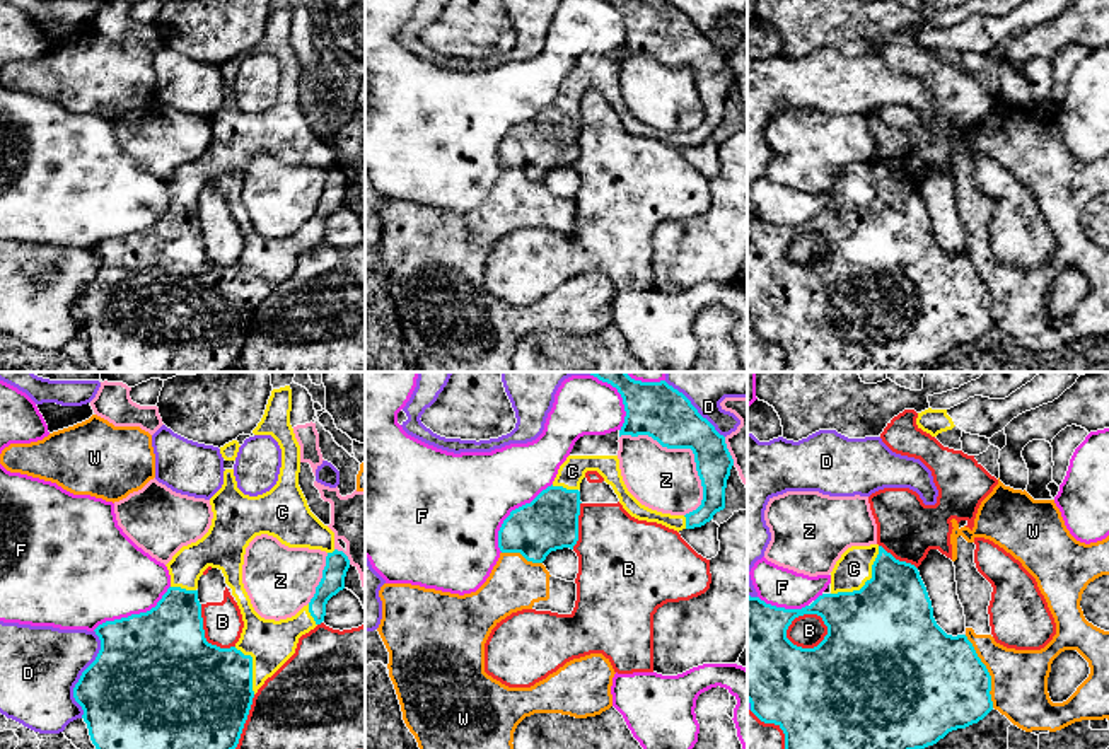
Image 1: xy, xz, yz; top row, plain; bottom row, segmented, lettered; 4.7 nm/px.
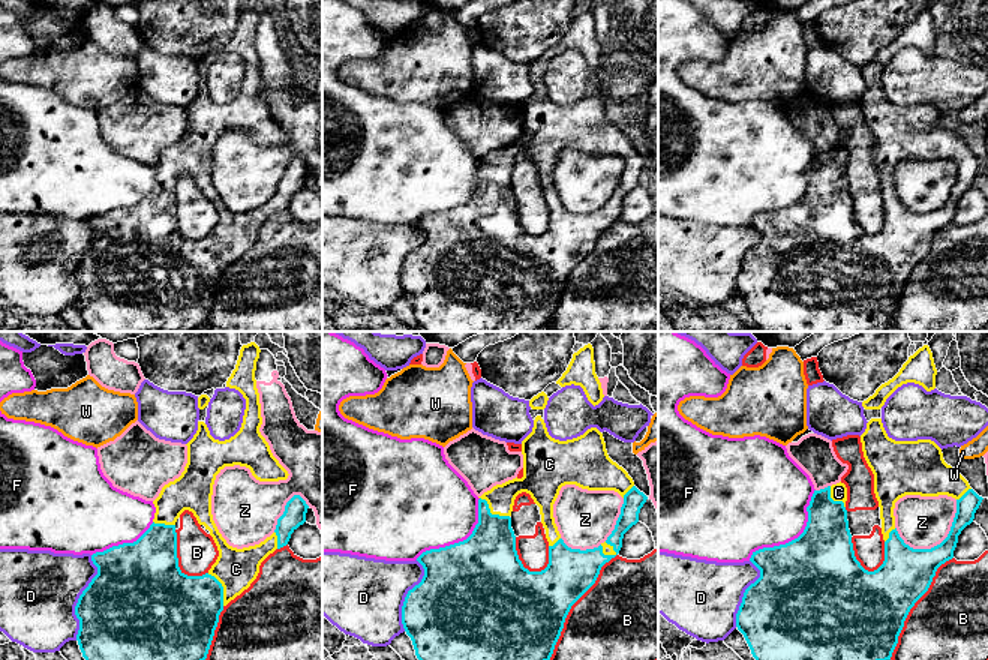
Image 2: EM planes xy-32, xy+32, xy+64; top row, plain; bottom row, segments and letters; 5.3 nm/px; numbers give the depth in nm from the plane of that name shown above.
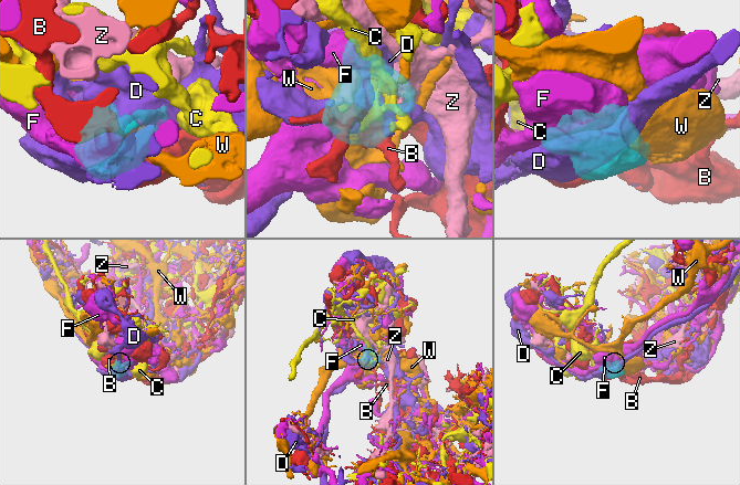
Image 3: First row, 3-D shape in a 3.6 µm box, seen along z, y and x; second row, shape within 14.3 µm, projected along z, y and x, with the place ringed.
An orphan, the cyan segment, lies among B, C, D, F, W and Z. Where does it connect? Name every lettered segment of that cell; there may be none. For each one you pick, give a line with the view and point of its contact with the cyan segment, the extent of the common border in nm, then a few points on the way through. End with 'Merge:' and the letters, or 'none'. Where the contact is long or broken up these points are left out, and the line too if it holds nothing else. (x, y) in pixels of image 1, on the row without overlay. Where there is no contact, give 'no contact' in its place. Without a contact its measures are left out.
C: yz (865, 200) | 320 nm
Merge: C

